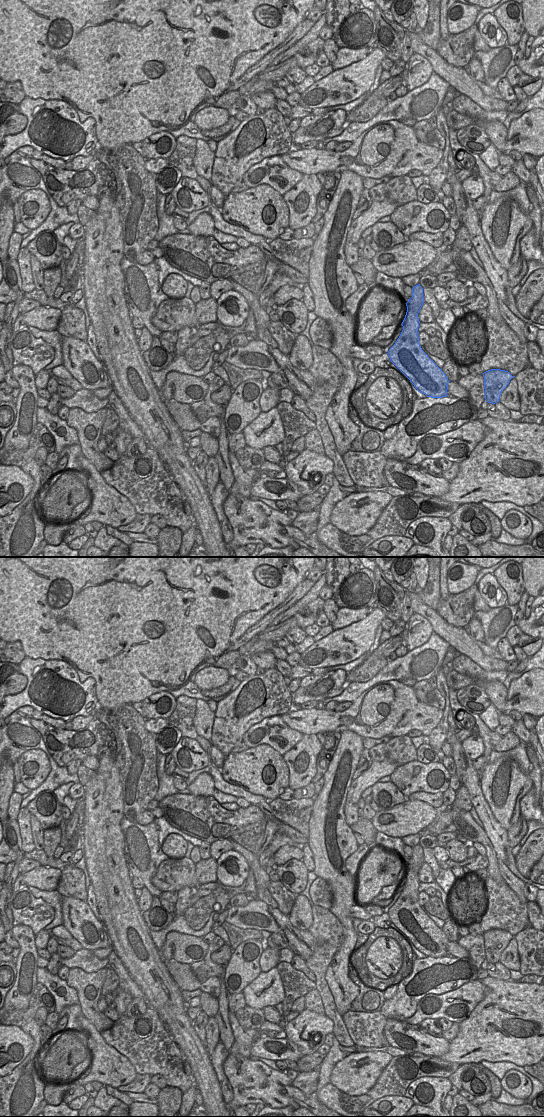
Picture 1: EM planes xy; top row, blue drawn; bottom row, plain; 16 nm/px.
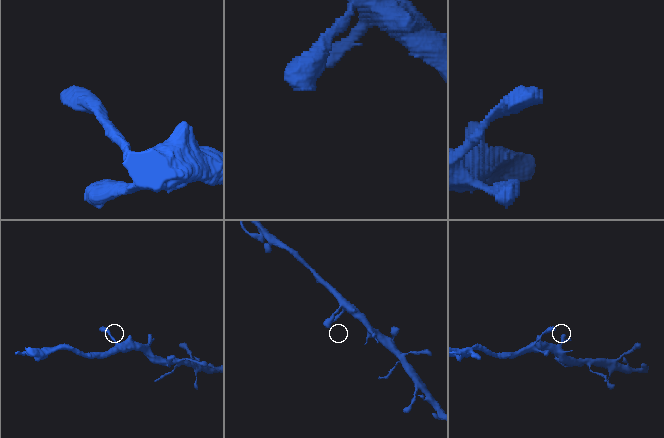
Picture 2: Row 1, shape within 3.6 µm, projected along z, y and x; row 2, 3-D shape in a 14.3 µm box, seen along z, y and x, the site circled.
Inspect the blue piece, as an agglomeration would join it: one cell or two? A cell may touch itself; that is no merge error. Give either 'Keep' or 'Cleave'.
Keep

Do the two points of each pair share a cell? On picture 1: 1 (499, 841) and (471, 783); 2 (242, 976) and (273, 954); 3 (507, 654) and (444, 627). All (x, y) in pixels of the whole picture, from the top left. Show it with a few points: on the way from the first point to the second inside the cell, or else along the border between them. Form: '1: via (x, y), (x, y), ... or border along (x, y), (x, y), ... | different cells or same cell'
1: via (492, 827), (478, 801), (478, 797) | same cell
2: border along (267, 946), (259, 959), (260, 971) | different cells
3: border along (496, 649), (506, 662) | different cells

